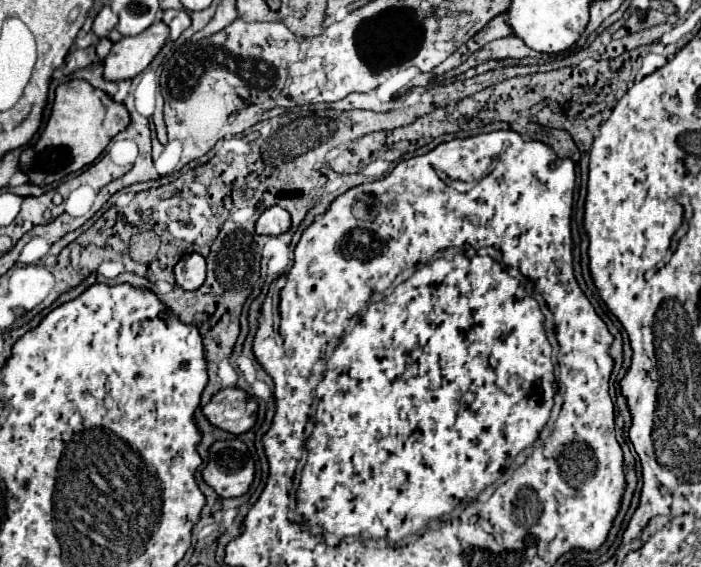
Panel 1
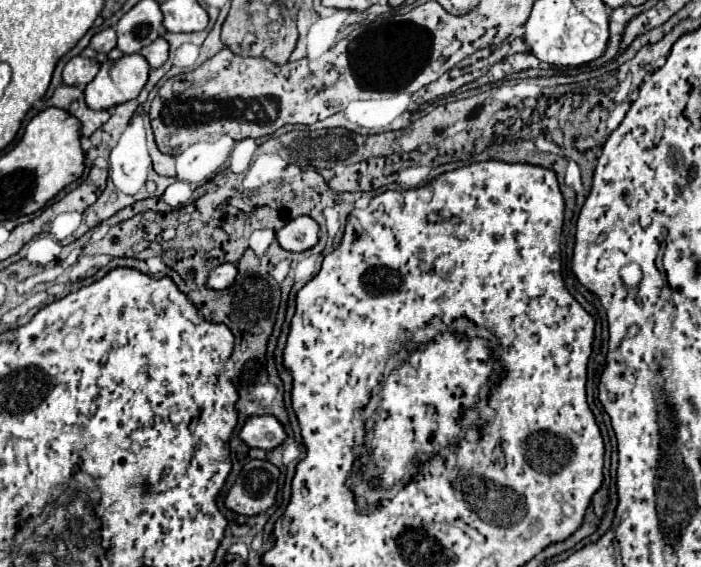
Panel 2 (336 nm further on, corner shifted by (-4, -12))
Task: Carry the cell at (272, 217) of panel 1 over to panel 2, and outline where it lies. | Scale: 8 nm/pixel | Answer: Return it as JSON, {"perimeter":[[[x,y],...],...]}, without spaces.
{"perimeter":[[[299,216],[299,218],[287,222],[277,232],[277,242],[283,250],[303,252],[303,250],[309,250],[317,244],[317,236],[319,236],[317,222],[309,216]]]}

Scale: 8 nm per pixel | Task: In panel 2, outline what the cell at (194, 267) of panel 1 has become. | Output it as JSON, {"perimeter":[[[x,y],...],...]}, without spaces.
{"perimeter":[[[219,264],[217,268],[213,268],[209,272],[207,286],[211,290],[225,290],[225,288],[229,288],[229,284],[233,284],[235,276],[237,276],[237,266],[235,264]]]}

